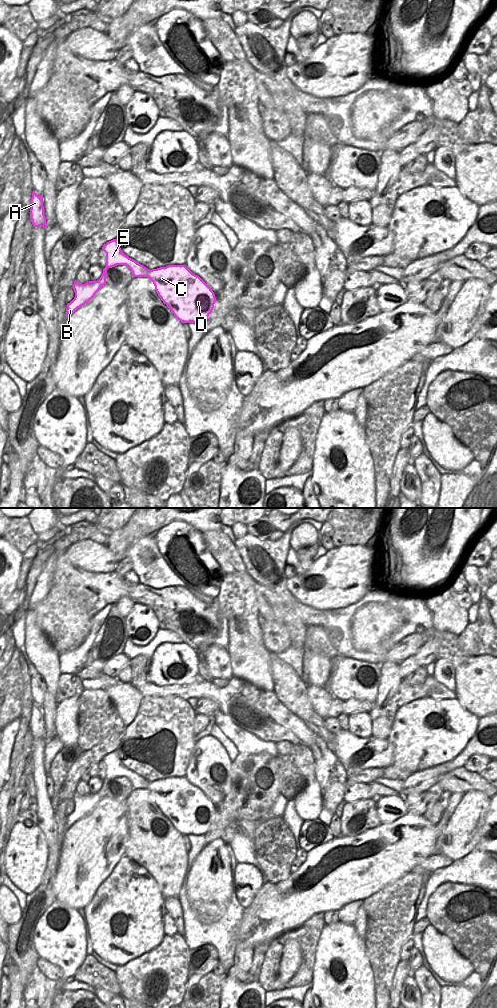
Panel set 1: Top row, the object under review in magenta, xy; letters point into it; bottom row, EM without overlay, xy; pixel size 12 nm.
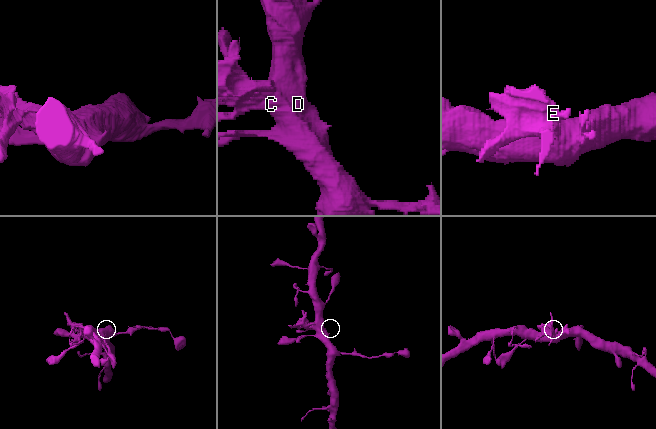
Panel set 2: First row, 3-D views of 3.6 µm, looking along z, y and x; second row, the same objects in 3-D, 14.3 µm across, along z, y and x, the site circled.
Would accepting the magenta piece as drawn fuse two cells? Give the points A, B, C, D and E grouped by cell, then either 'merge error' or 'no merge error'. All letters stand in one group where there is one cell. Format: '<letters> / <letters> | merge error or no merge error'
A B E / C D | merge error

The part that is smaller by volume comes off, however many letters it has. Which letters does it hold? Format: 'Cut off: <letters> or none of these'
Cut off: A, B, E

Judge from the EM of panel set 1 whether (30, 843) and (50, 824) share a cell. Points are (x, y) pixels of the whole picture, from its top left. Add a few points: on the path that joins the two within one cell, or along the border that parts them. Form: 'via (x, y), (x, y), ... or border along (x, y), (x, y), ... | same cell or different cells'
border along (36, 825), (45, 837), (48, 855) | different cells

